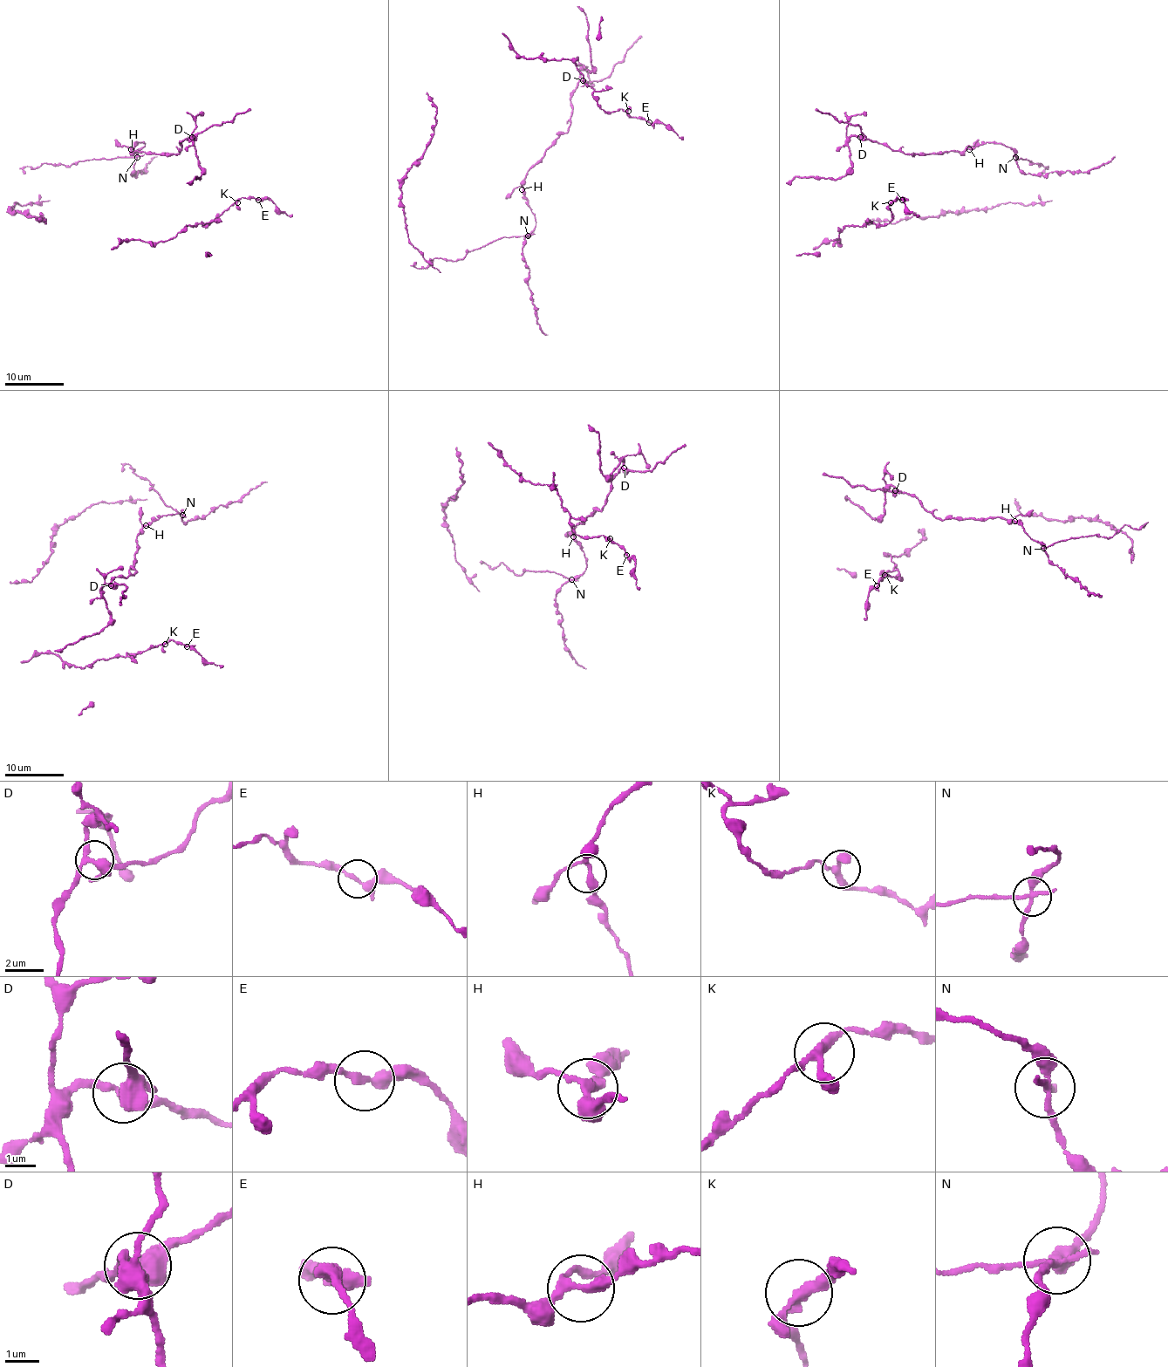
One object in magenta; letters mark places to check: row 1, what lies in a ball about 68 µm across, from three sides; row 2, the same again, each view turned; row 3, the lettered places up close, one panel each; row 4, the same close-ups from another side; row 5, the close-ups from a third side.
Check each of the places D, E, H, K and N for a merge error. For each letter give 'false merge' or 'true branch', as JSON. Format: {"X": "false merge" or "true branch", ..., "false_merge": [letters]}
{"D": "true branch", "E": "true branch", "H": "true branch", "K": "true branch", "N": "false merge", "false_merge": ["N"]}

